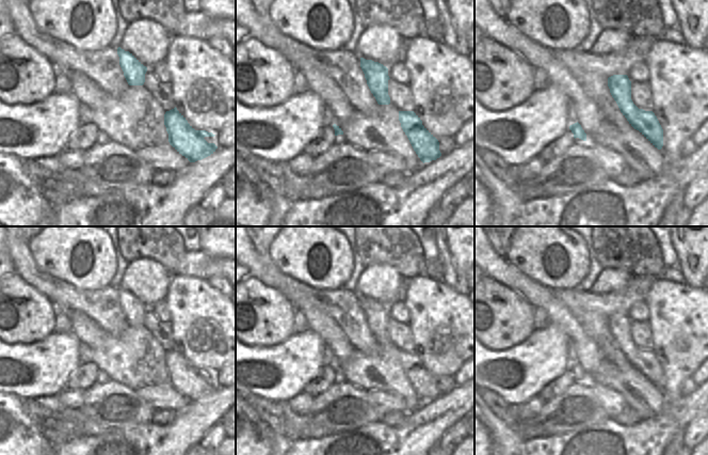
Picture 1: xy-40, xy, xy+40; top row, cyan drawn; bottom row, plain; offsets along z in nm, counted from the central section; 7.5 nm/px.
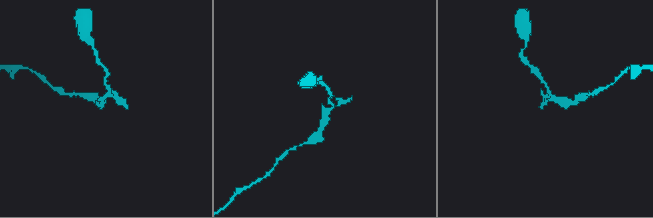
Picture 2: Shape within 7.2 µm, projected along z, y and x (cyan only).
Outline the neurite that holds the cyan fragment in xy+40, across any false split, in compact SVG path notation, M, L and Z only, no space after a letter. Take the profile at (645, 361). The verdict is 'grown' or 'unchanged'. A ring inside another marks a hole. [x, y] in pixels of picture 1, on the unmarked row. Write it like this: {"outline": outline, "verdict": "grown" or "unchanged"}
{"outline": "M627 314L608 317L608 326L621 351L629 363L639 370L655 387L663 386L663 368L653 350L639 348L631 339L631 320Z", "verdict": "unchanged"}

